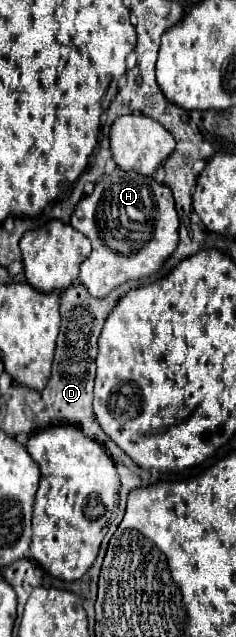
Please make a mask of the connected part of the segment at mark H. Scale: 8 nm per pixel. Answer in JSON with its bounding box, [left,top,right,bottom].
[70,168,178,298]

